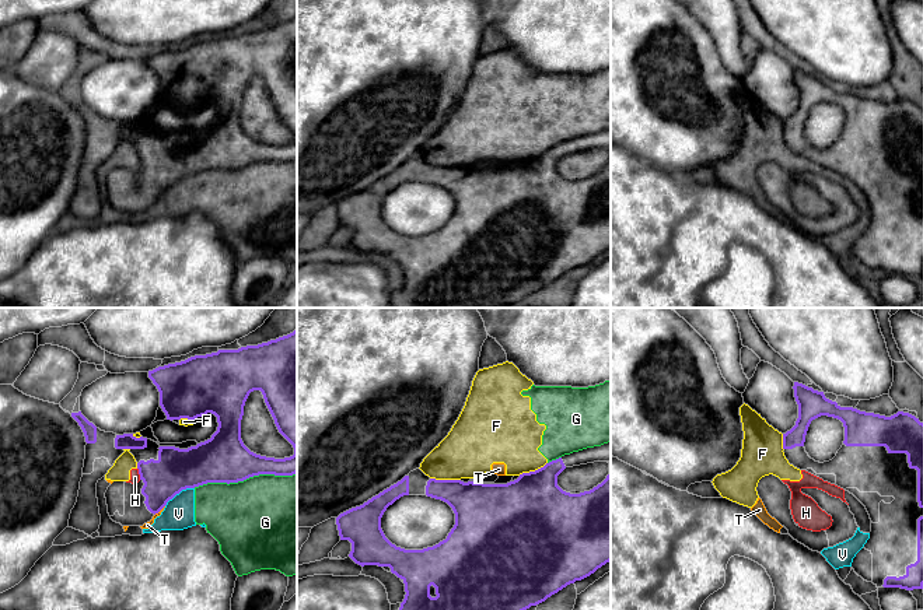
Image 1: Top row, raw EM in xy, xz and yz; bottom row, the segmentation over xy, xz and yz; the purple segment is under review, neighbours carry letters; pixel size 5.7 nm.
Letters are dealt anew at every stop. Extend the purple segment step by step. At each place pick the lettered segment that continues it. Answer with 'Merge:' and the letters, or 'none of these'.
Merge: none of these

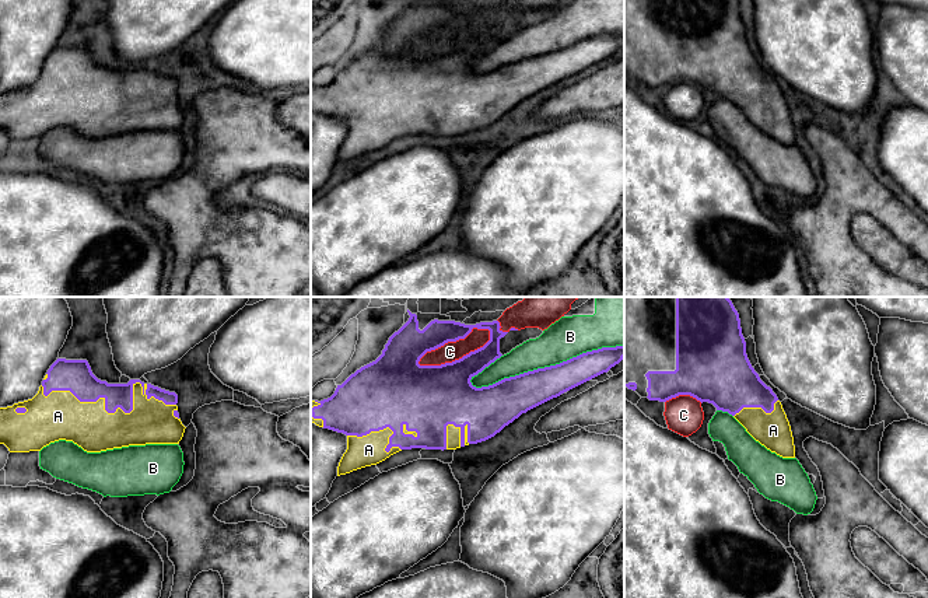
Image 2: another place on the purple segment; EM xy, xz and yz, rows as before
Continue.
Merge: A

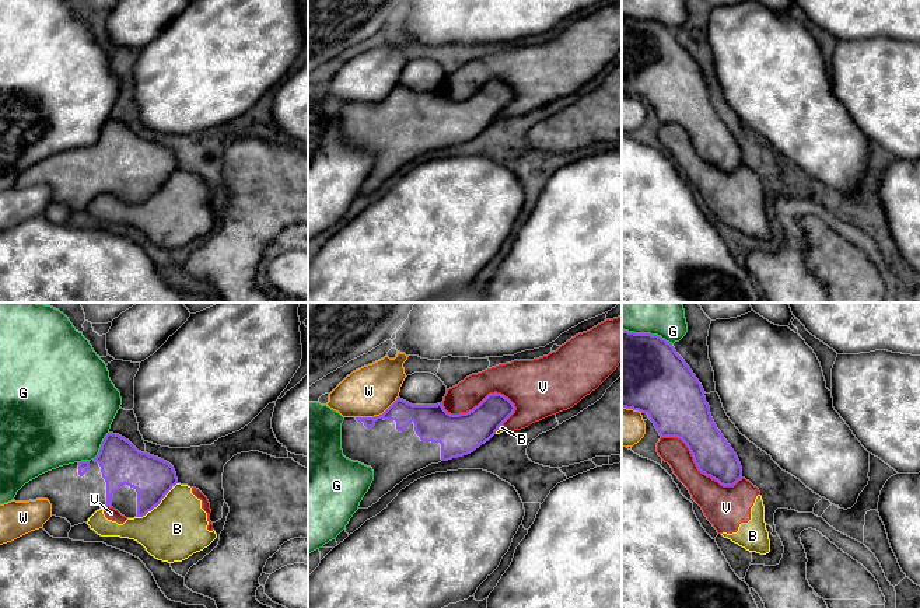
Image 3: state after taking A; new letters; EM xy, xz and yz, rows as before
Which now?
Merge: none of these

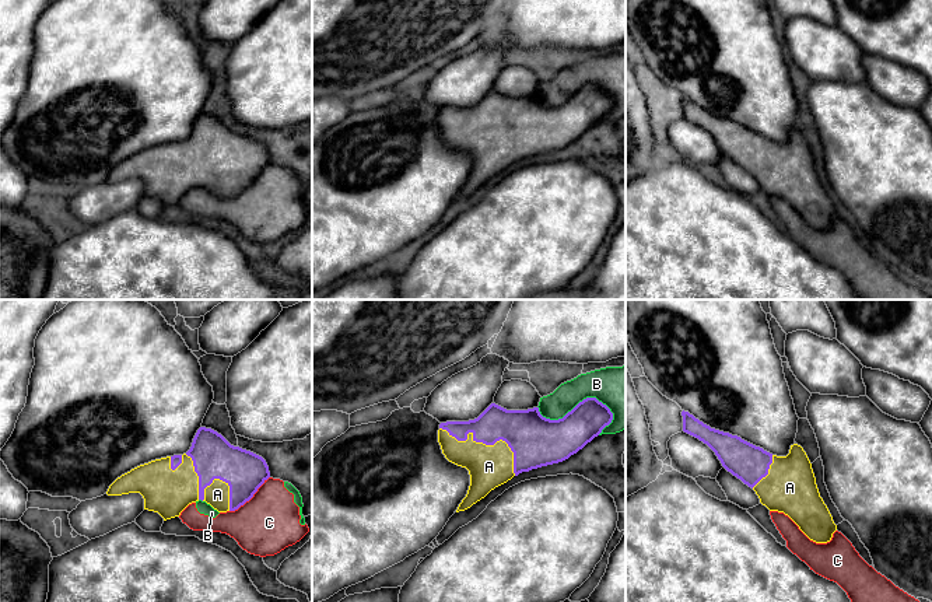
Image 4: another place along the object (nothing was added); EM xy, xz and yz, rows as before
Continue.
Merge: A

